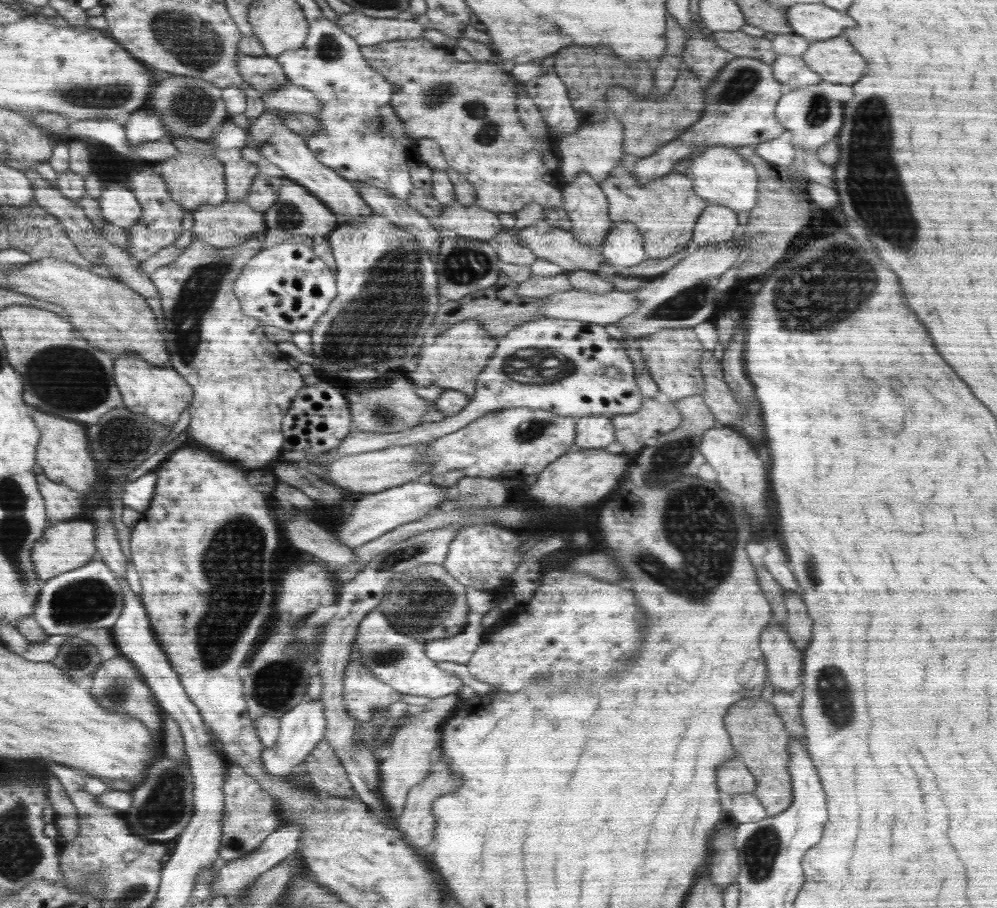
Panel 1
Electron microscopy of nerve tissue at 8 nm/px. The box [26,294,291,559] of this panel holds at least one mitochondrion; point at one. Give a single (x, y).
(122, 441)

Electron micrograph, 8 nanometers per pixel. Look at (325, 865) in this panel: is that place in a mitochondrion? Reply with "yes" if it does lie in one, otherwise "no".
no

